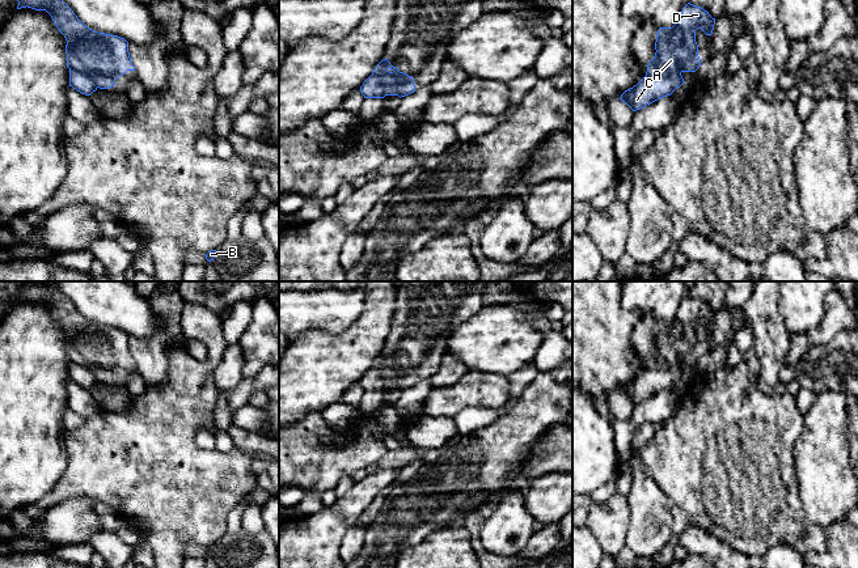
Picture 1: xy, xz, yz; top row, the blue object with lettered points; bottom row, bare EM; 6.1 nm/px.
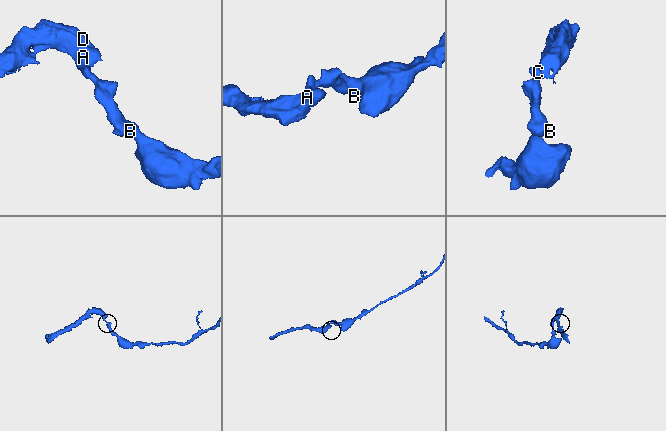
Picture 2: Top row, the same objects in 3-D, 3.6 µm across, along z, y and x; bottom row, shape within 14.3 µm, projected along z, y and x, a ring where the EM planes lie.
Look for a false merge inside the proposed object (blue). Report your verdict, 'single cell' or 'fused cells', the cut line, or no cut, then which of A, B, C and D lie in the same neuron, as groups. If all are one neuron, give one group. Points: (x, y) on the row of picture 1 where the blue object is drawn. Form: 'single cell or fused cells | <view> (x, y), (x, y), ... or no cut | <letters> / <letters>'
fused cells | xz (387, 59), (384, 62), (383, 80), (383, 92), (385, 94) | A D / B C

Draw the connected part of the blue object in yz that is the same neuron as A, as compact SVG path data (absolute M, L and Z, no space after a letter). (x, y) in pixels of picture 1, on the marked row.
M688 3L672 27L656 33L655 56L648 62L646 76L671 76L696 72L701 65L696 30L711 35L715 25L707 10Z

